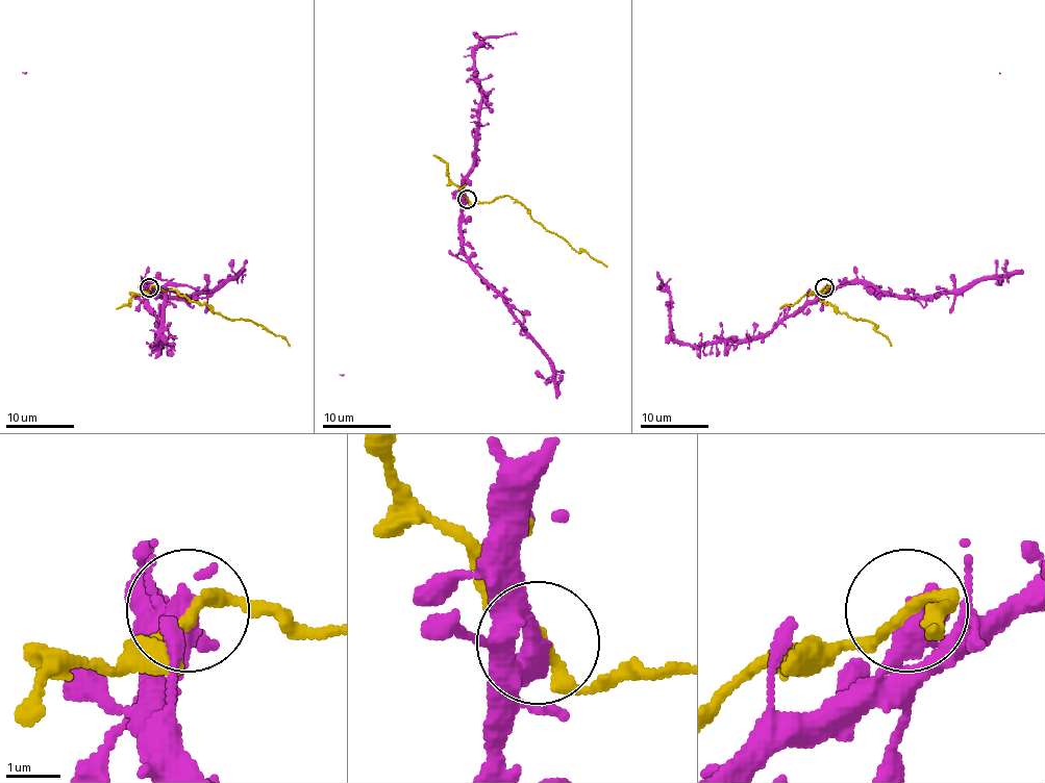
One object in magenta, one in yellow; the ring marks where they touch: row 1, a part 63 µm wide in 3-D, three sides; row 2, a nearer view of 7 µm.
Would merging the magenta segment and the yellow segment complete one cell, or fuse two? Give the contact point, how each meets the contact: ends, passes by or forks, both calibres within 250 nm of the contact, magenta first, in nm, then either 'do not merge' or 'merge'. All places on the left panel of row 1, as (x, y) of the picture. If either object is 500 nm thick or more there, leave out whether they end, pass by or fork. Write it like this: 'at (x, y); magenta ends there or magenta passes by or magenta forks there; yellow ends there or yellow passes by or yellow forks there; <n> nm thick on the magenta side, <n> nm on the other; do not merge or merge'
at (149, 287); magenta passes by; yellow passes by; 440 nm thick on the magenta side, 200 nm on the other; merge

